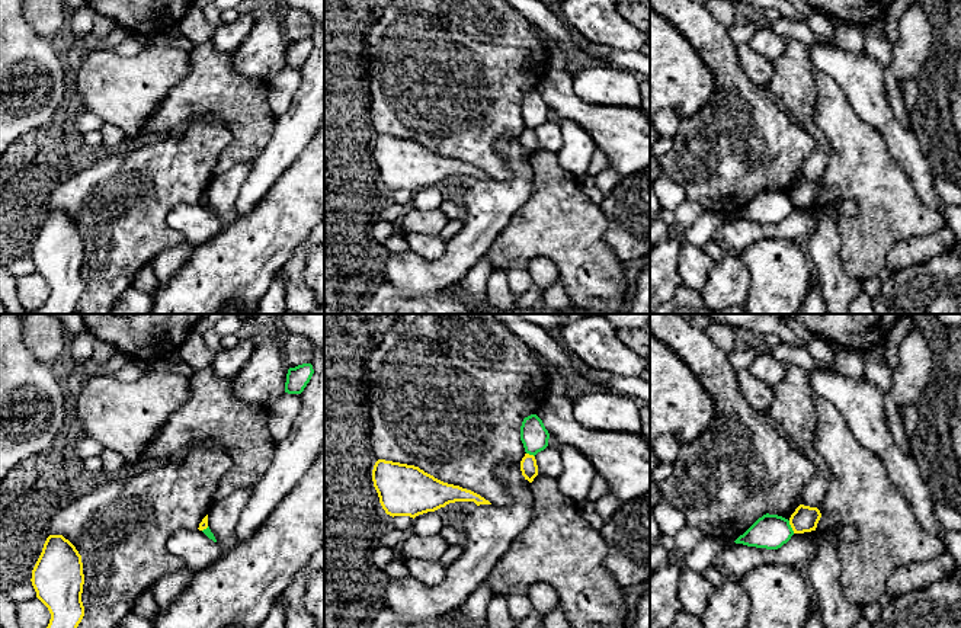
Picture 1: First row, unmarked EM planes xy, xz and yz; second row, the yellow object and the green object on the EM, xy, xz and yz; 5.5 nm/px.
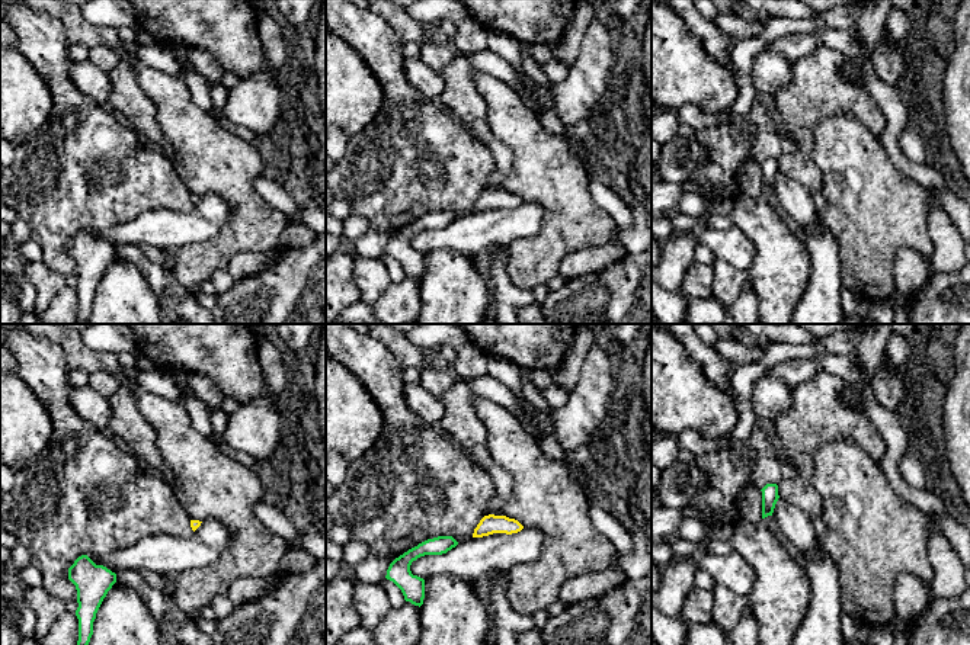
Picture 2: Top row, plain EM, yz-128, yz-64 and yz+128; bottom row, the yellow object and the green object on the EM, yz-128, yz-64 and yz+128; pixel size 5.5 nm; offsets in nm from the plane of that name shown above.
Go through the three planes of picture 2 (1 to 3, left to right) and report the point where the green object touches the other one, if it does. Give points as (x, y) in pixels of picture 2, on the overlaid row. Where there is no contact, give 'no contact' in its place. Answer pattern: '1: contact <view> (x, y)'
1: no contact
2: no contact
3: no contact

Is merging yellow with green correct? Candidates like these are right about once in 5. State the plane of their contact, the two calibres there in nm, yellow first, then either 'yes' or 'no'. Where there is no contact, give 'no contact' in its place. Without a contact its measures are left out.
yz | 140/190 nm | no

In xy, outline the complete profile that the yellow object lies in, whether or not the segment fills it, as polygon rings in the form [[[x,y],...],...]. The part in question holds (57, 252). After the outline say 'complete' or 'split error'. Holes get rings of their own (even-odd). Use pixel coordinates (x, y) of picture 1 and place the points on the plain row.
[[[49,209],[32,244],[31,256],[36,272],[48,282],[51,294],[42,308],[26,314],[73,314],[84,291],[84,281],[81,276],[84,249],[81,230],[76,221],[63,209]]]; complete

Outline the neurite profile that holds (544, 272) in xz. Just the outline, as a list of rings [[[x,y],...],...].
[[[545,257],[534,259],[528,266],[528,272],[532,276],[534,283],[536,283],[542,291],[561,281],[558,267],[552,260]]]

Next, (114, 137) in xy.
[[[105,124],[100,128],[100,132],[103,135],[103,147],[106,150],[115,150],[126,140],[126,135],[116,125],[112,124]]]

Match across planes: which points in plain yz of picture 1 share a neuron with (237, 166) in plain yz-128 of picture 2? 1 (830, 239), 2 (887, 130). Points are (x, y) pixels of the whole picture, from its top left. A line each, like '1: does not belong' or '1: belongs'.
1: does not belong
2: does not belong

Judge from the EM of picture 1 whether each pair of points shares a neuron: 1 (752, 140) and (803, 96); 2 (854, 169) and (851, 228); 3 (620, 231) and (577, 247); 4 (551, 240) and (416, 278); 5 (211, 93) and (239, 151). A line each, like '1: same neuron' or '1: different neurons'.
1: different neurons
2: same neuron
3: different neurons
4: different neurons
5: same neuron

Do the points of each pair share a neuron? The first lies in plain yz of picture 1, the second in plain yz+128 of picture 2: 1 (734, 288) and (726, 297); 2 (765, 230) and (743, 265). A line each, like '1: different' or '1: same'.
1: same
2: same

